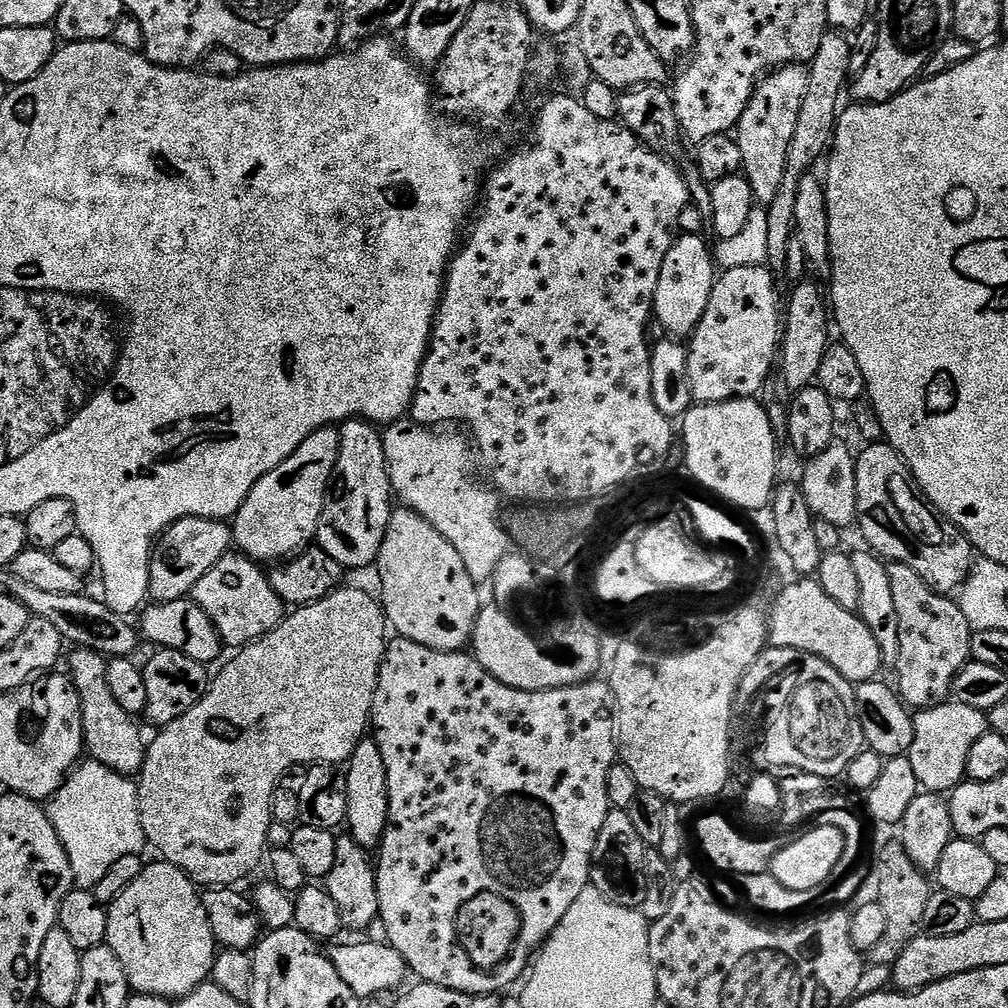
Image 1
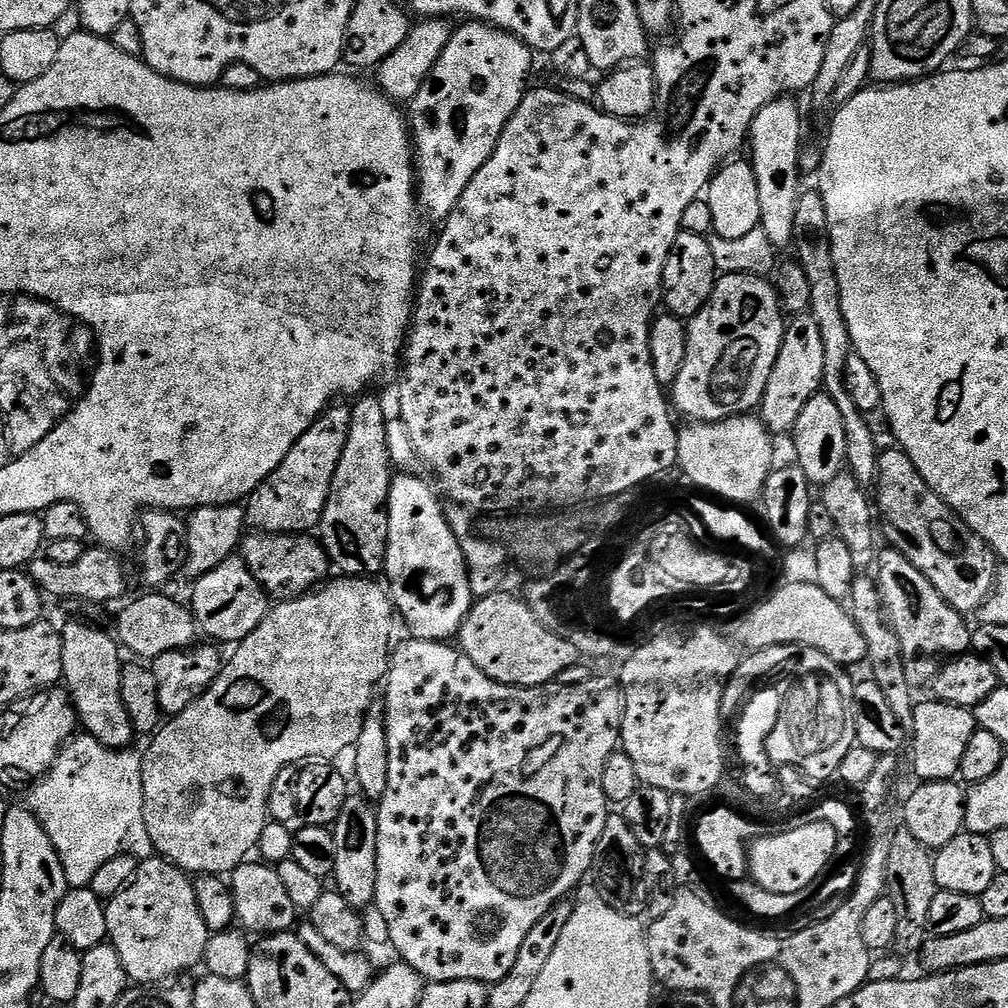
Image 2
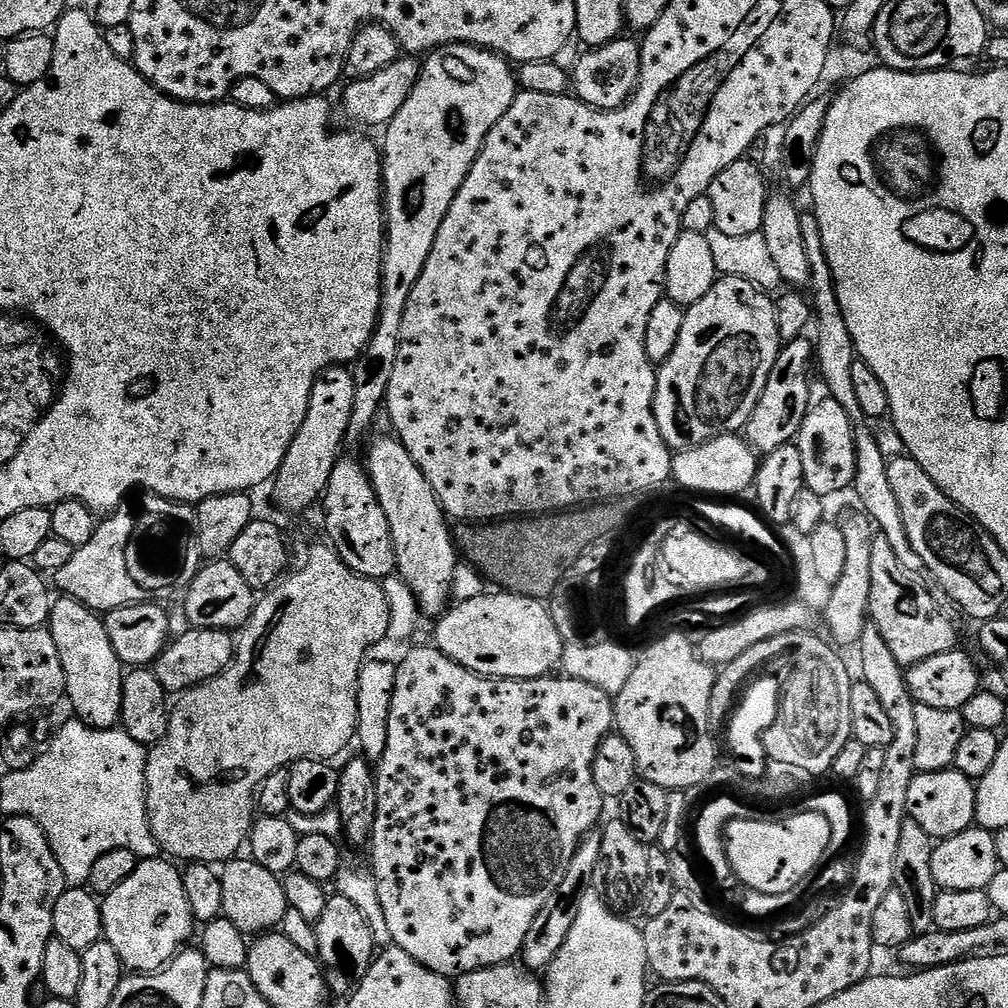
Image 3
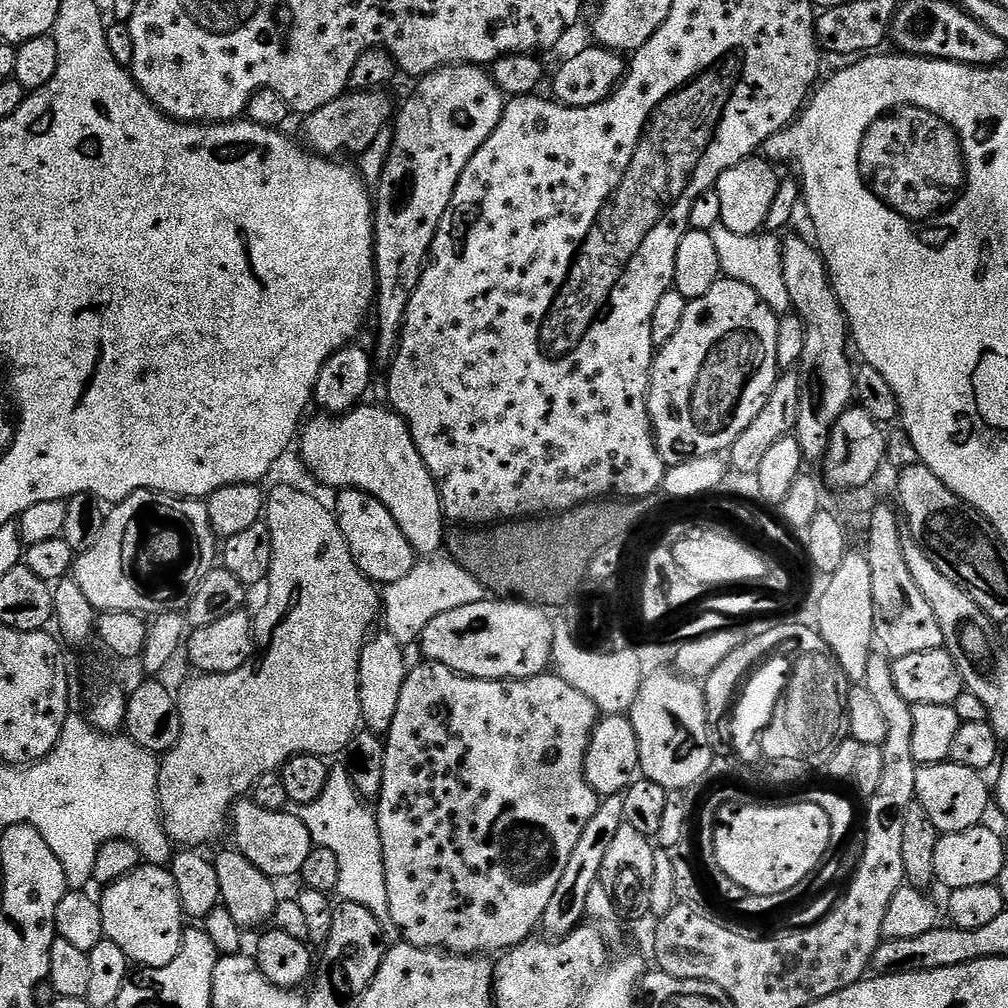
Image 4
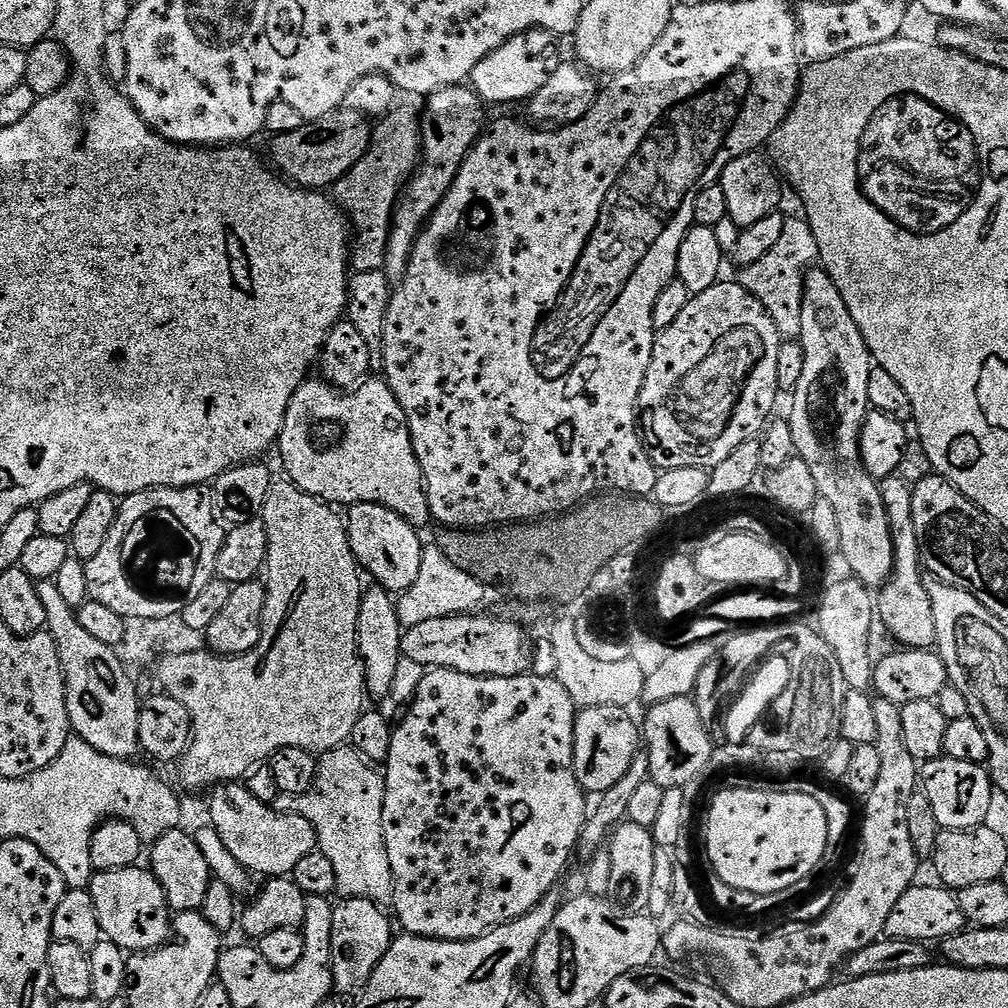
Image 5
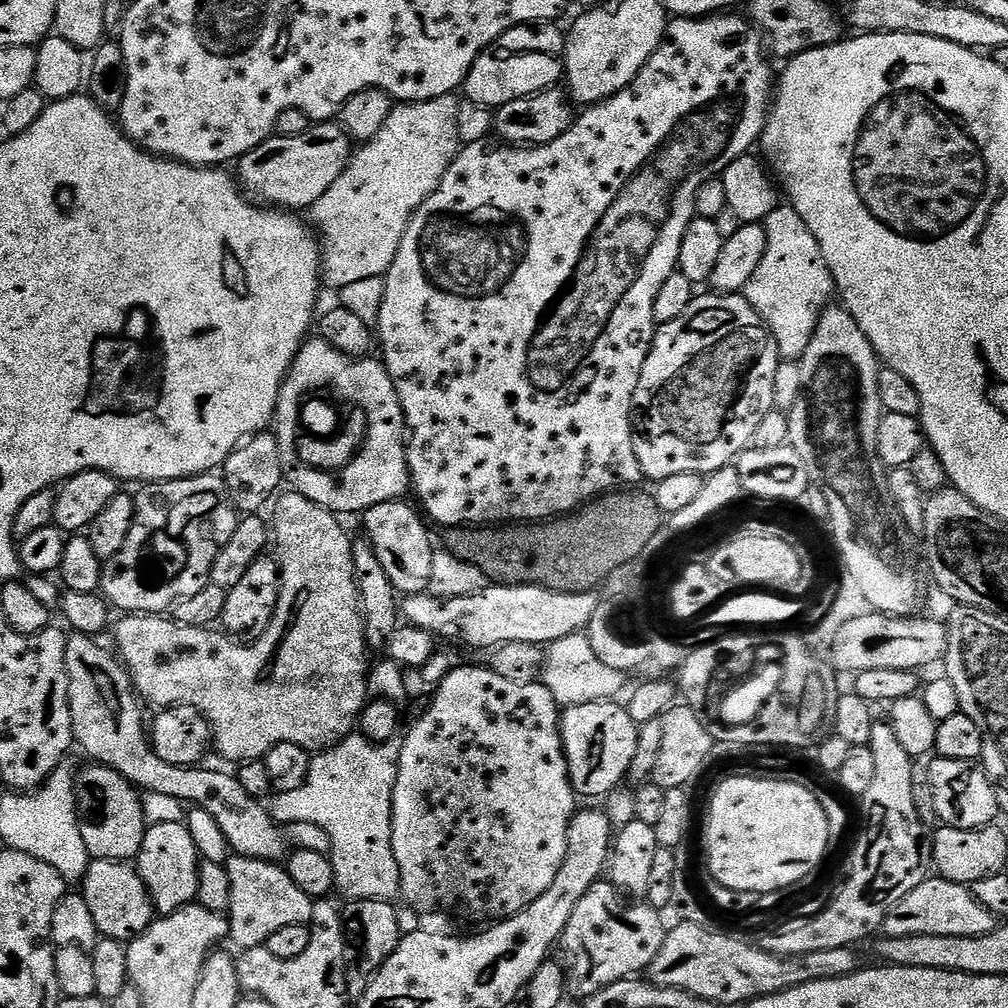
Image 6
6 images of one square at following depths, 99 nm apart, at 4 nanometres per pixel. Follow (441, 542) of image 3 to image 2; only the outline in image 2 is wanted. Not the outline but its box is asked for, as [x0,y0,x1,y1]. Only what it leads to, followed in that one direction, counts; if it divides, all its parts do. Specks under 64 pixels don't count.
[383,474,474,642]

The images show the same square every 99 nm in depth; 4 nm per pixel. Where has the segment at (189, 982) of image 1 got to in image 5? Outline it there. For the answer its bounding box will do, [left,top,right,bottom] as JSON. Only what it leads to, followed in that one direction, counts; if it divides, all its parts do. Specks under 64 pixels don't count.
[90,867,173,954]

